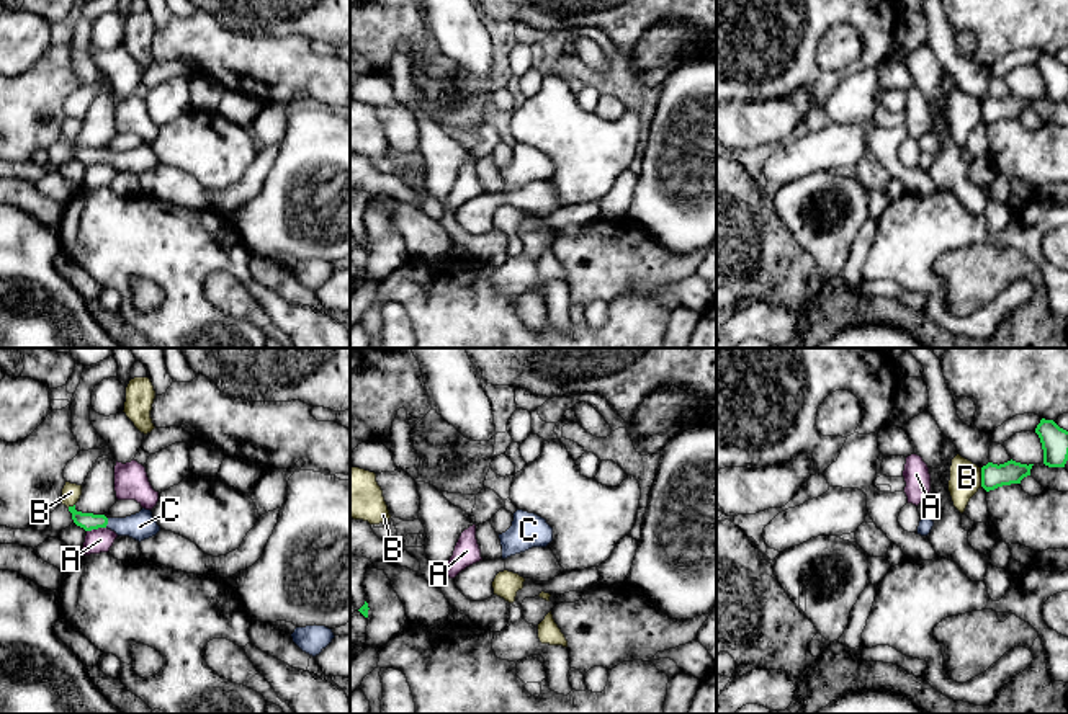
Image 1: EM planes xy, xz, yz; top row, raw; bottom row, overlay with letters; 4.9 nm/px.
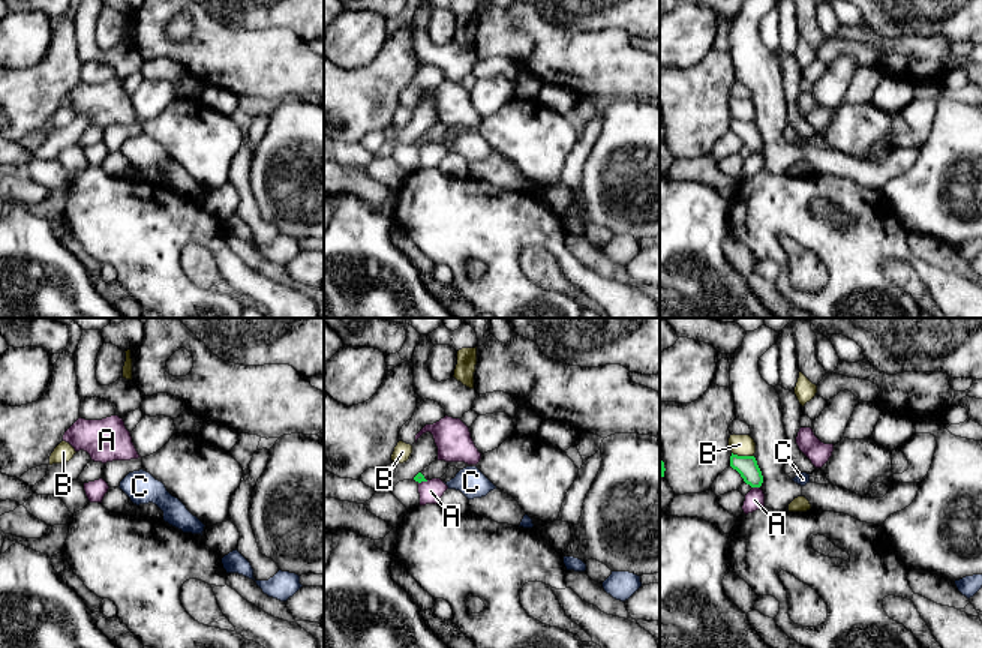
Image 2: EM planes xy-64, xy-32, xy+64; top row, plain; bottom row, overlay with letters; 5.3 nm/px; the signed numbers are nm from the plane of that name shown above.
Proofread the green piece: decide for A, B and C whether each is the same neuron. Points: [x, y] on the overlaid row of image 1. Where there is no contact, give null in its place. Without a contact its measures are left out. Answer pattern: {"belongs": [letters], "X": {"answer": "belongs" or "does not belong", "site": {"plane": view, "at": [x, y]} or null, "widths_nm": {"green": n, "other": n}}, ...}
{"belongs": ["C"], "A": {"answer": "does not belong", "site": {"plane": "xy", "at": [95, 528]}, "widths_nm": {"green": 90, "other": 120}}, "B": {"answer": "does not belong", "site": {"plane": "yz", "at": [982, 477]}, "widths_nm": {"green": 120, "other": 160}}, "C": {"answer": "belongs", "site": {"plane": "xy", "at": [107, 523]}, "widths_nm": {"green": 90, "other": 140}}}

